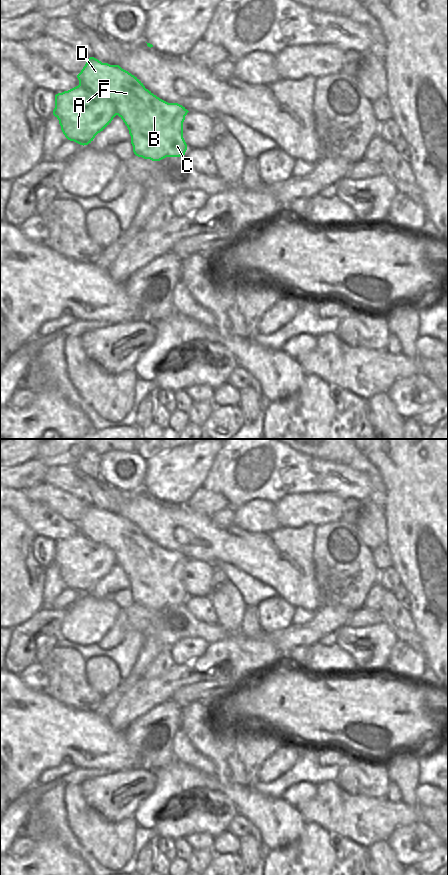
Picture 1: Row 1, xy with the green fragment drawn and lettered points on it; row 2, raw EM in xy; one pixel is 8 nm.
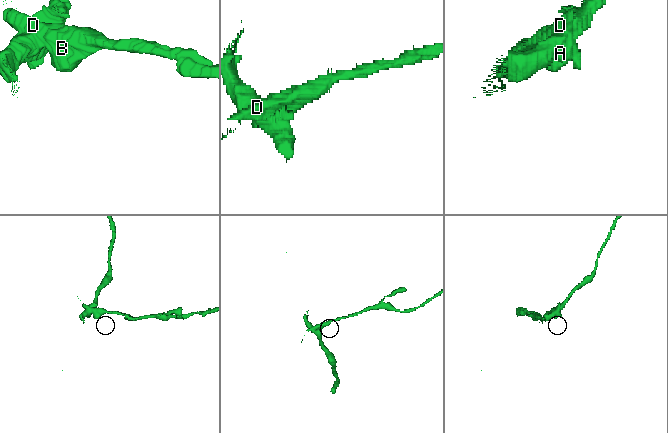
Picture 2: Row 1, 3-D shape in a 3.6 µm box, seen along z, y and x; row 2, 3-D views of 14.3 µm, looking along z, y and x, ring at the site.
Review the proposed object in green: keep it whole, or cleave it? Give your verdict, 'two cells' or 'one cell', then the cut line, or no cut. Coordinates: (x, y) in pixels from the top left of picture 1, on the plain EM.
two cells; cut xy (79, 532), (92, 540), (103, 543), (114, 554), (117, 562)

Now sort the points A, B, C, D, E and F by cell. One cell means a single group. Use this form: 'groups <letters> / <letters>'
groups A E / B C D F

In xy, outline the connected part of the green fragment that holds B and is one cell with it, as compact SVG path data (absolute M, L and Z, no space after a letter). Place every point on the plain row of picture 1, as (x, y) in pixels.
M90 505L77 523L79 533L92 541L106 545L123 568L131 584L136 604L152 609L185 603L187 592L183 586L183 570L189 560L178 551L168 551L145 536L143 531L119 513L102 511Z

